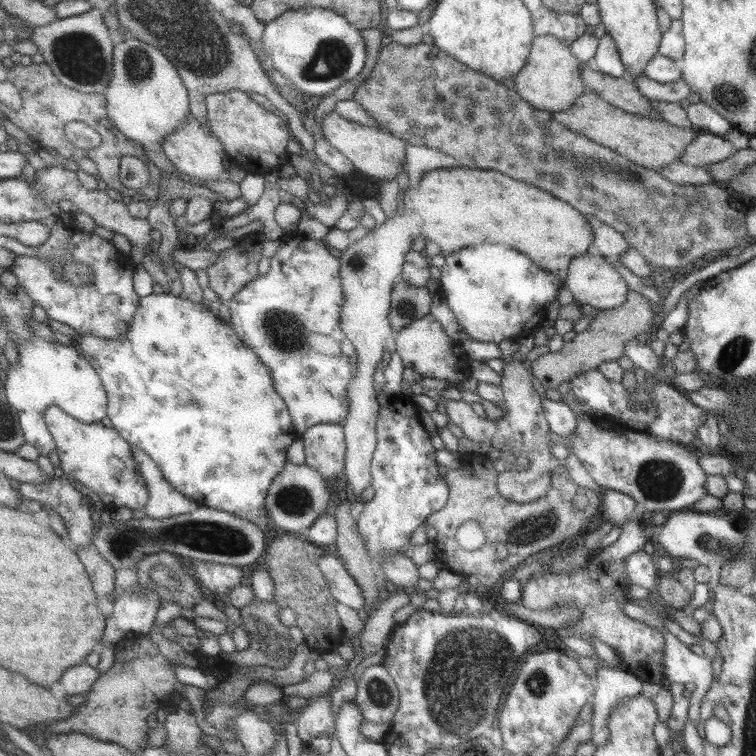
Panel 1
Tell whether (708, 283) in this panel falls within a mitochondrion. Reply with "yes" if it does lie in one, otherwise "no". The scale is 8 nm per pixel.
no

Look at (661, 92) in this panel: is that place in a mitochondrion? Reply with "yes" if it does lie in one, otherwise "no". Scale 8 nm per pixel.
no

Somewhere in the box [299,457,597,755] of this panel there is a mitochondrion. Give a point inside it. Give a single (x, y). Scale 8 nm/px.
(462, 679)

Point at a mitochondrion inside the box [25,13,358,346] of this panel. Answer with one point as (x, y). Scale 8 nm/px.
(80, 54)

